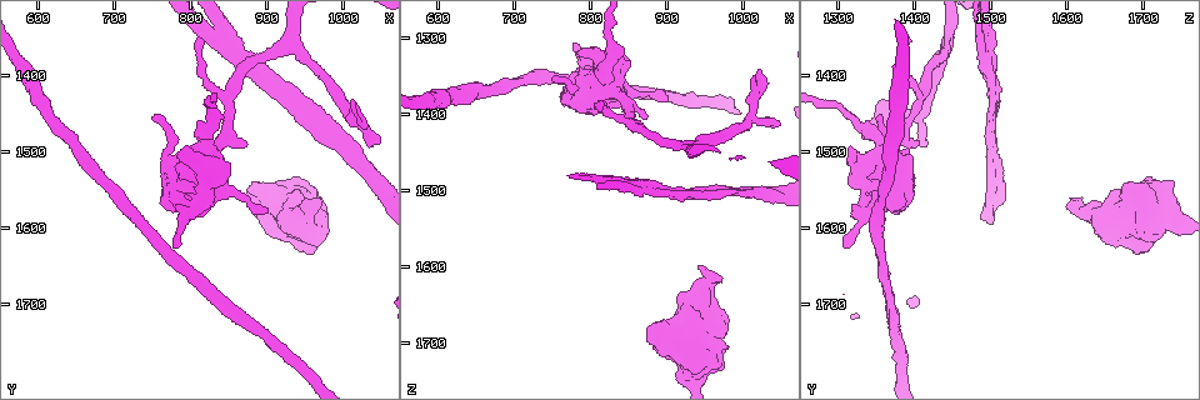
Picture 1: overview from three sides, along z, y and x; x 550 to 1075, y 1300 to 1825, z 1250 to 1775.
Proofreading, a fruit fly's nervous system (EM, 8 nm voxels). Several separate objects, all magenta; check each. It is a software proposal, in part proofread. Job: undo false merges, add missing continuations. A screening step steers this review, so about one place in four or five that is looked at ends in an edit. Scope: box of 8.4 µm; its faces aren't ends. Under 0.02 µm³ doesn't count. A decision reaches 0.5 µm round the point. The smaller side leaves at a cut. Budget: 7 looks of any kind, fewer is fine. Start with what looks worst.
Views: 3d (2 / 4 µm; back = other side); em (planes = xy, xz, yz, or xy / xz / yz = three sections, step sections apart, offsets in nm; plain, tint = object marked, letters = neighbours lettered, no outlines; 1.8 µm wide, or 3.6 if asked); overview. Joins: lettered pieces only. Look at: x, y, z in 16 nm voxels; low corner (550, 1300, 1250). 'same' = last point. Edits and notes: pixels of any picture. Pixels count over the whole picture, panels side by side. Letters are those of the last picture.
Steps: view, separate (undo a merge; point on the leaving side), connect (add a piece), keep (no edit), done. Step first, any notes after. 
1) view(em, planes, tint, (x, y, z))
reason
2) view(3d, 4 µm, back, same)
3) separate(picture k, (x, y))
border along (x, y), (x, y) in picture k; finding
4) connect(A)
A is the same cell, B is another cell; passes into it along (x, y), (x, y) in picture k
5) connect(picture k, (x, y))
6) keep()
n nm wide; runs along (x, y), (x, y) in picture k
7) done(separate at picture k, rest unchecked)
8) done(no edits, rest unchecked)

view(3d, 2 µm, (955, 1560, 1605))
an open end

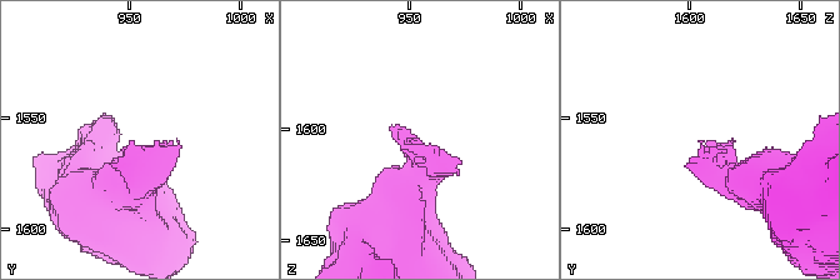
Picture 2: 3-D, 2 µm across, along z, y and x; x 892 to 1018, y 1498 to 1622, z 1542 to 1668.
view(em, planes, letters, (949, 1561, 1605))

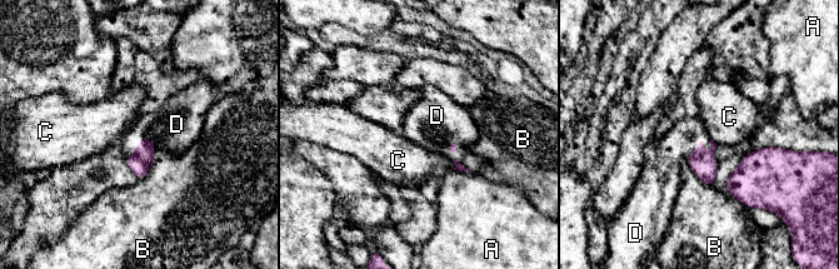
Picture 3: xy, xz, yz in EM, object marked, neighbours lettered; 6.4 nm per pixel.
connect(D)
D is the same cell, A, B and C are other cells; passes into it along (702, 162), (703, 144), (665, 154) in picture 3; the cell continues

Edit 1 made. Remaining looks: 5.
view(em, planes, letters, (900, 1575, 1385))
branch stops here

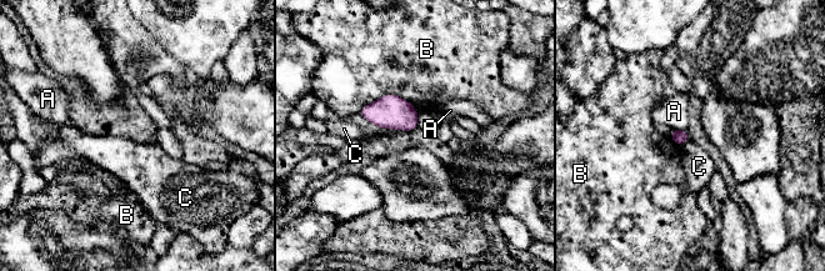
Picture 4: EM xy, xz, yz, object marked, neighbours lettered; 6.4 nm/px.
keep()
A, B and C are other cells; border along (380, 128), (404, 130) in picture 4; no lettered piece goes on from it

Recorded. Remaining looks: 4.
view(overview)

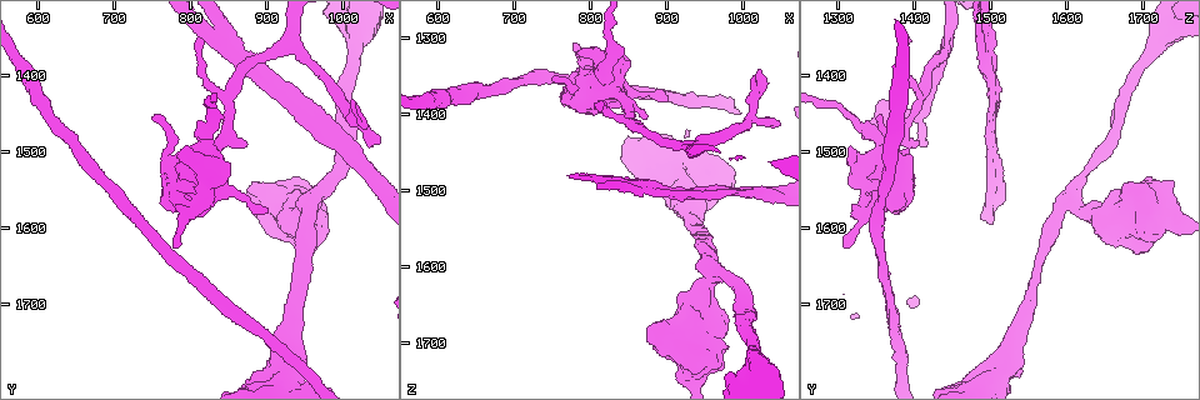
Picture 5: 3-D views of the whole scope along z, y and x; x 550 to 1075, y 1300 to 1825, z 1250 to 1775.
view(3d, 2 µm, back, (1020, 1455, 1340))
an open end

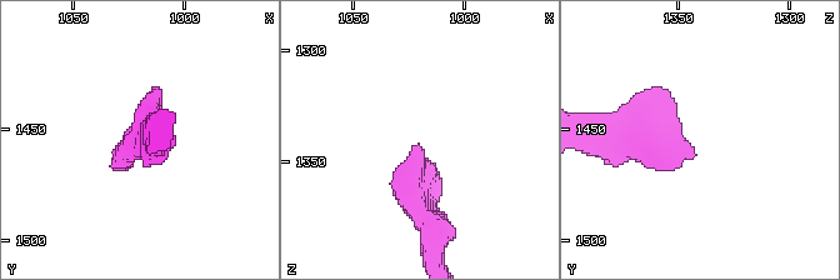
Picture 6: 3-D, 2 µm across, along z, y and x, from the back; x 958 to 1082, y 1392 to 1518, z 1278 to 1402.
view(em, planes, plain, (1020, 1457, 1345))
shape alone is not enough

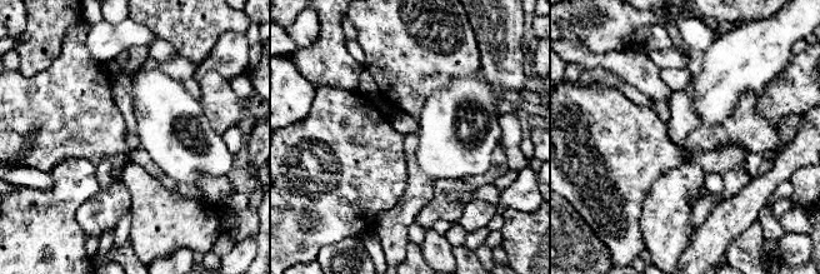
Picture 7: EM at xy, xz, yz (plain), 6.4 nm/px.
view(em, planes, letters, same)

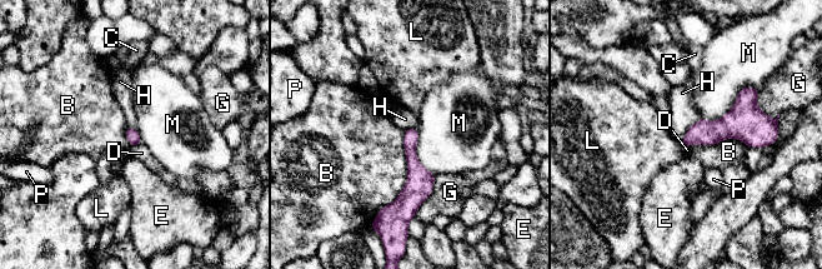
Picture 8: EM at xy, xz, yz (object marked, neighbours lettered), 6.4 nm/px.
connect(D)
D is the same cell, B, C, E, G, H, L, M and P are other cells; passes into it along (133, 135), (136, 145), (141, 153) in picture 8; the cell continues

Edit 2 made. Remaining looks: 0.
done(connect at picture 3, connect at picture 8, rest unchecked)

